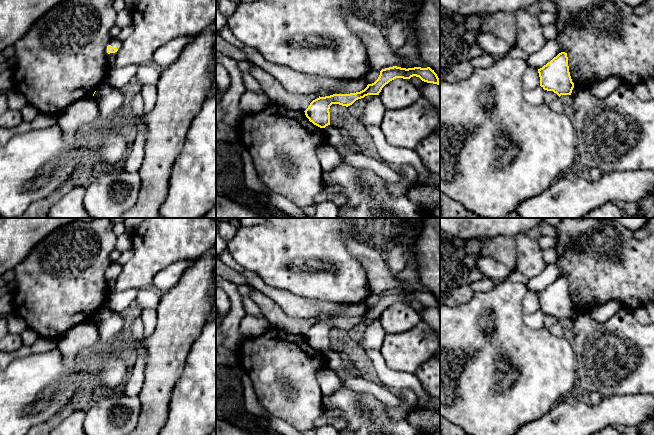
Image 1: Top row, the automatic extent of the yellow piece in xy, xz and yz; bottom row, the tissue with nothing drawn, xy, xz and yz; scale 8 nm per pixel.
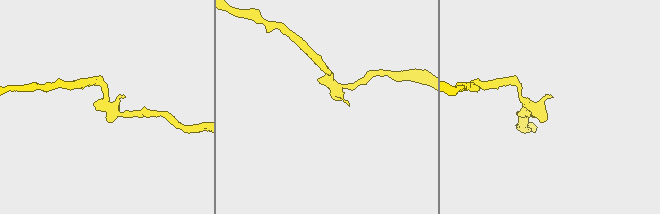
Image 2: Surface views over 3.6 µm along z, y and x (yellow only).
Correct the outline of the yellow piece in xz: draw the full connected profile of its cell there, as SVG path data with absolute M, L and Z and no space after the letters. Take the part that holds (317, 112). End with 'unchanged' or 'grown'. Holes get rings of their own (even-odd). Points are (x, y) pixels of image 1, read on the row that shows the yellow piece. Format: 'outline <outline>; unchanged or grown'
outline M393 66L382 69L378 79L374 83L368 84L367 87L360 92L350 94L333 94L325 97L319 96L317 99L313 100L304 111L305 115L314 125L320 128L325 128L330 125L329 109L332 104L339 104L348 107L356 100L364 98L365 96L379 95L382 88L396 78L410 79L413 76L419 77L424 82L440 86L440 80L437 74L430 67L414 67L406 69Z; unchanged

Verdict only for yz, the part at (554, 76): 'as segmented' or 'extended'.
as segmented

